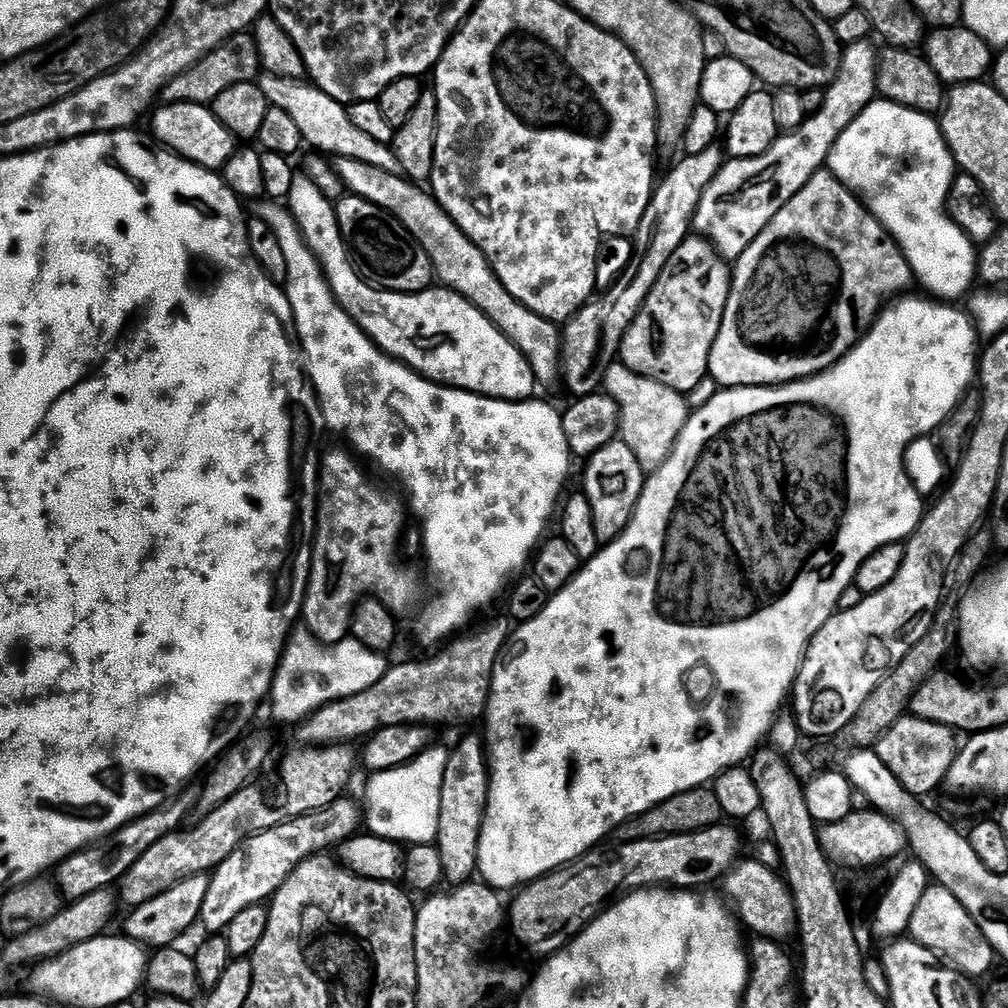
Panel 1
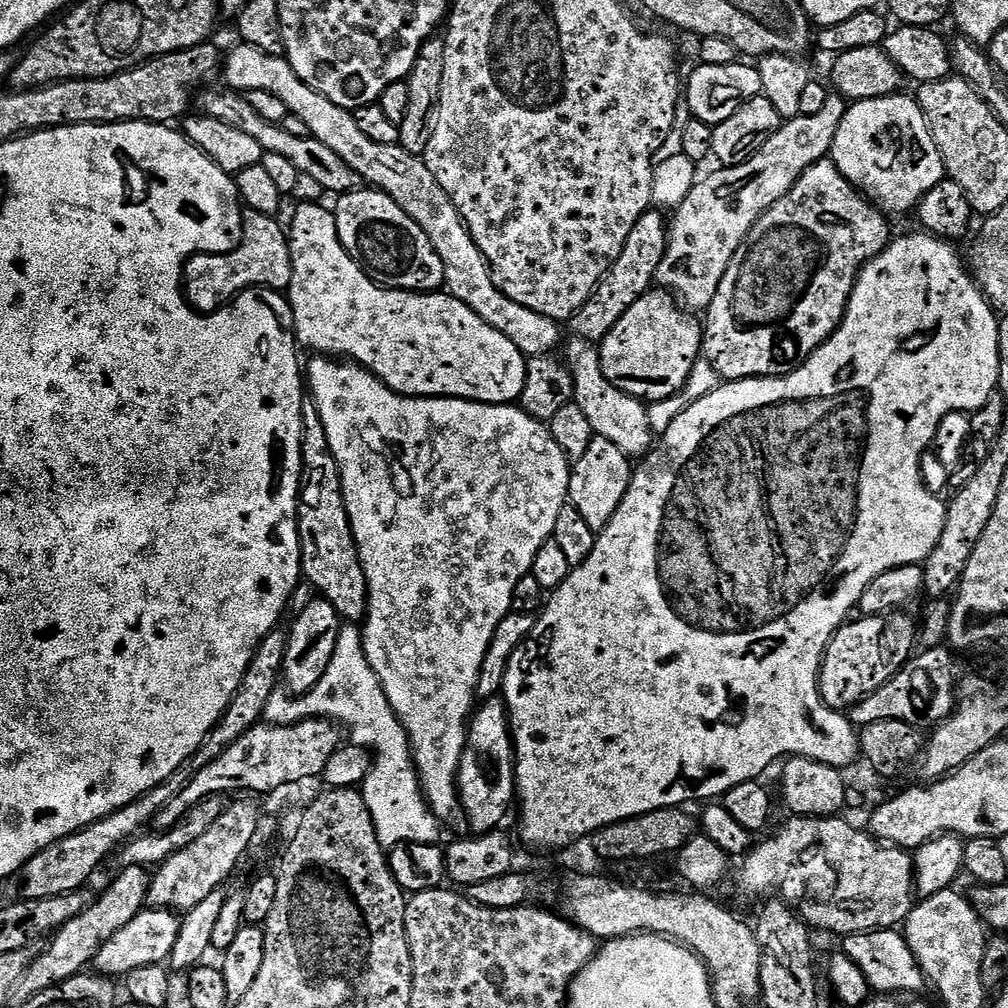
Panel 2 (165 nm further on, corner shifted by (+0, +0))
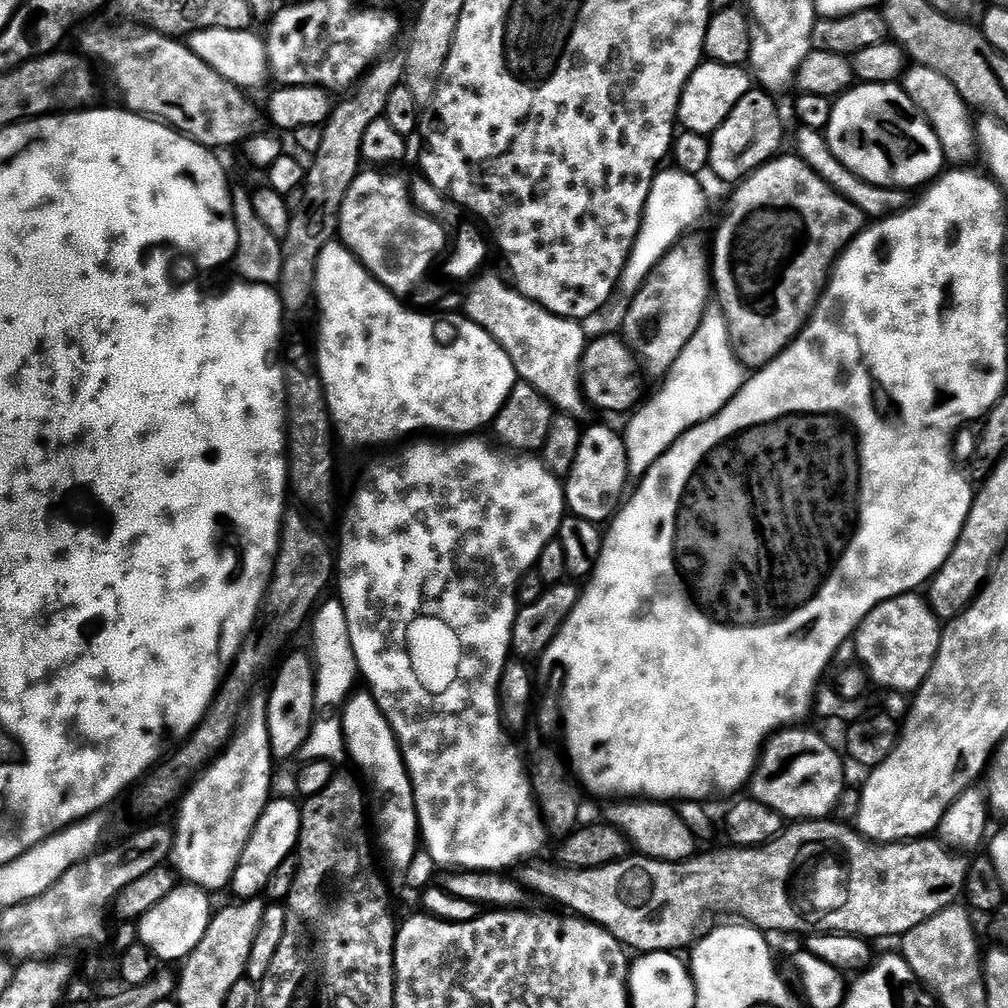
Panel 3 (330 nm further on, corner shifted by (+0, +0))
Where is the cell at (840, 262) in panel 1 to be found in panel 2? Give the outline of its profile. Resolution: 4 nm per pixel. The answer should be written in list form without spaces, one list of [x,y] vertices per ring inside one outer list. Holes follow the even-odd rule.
[[[825,158],[814,166],[810,166],[798,178],[798,182],[794,182],[794,186],[785,196],[778,198],[778,202],[774,202],[774,206],[770,206],[770,210],[762,213],[744,243],[738,246],[726,274],[722,274],[722,282],[718,286],[711,304],[706,309],[708,321],[705,319],[702,324],[704,329],[703,359],[710,361],[716,373],[728,382],[787,376],[801,364],[805,364],[834,335],[836,328],[842,322],[848,309],[850,294],[854,290],[856,280],[860,277],[860,271],[863,270],[864,265],[872,261],[890,242],[887,219],[889,220],[889,217],[873,201],[861,195],[857,188],[839,172],[831,159]]]

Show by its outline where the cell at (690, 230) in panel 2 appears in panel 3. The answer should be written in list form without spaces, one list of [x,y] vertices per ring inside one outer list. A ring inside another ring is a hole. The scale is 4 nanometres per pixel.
[[[681,239],[660,259],[658,267],[637,287],[640,289],[624,316],[627,343],[659,374],[672,367],[710,308],[710,256],[698,241],[688,239]]]

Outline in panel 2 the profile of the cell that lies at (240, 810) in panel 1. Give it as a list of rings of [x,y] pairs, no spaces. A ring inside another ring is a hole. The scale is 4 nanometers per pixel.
[[[123,867],[120,872],[120,877],[101,896],[97,895],[93,899],[91,907],[60,928],[47,945],[48,950],[35,959],[32,967],[20,980],[18,992],[19,995],[22,994],[21,997],[37,996],[47,988],[54,988],[63,980],[69,980],[71,976],[81,975],[87,969],[84,967],[87,964],[89,967],[95,961],[104,944],[110,942],[110,938],[114,938],[114,934],[118,934],[122,926],[126,926],[136,915],[145,911],[150,885],[149,869]]]

